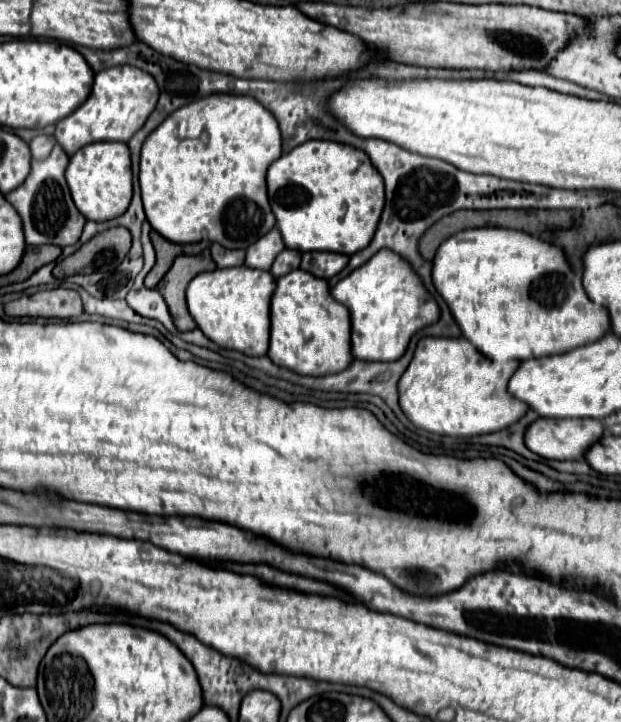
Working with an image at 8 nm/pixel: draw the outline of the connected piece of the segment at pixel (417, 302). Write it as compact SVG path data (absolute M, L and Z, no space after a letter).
M380 250L364 266L342 278L332 288L332 296L350 312L352 356L366 362L394 362L404 354L410 338L440 316L436 300L408 268L408 262L390 250Z

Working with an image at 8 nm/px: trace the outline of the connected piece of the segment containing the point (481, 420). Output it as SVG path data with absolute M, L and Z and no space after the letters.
M420 338L414 356L398 382L398 404L416 426L440 436L478 436L518 422L528 406L506 392L508 376L520 362L492 362L466 338Z

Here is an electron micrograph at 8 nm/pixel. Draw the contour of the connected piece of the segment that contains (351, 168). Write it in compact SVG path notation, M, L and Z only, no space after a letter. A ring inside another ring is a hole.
M308 140L268 168L268 198L286 248L354 254L368 246L384 208L384 182L370 158L348 144Z

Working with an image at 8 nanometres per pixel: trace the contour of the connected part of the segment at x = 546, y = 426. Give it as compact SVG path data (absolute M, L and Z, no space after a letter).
M538 418L532 422L524 434L524 444L530 452L538 454L546 460L582 460L584 450L596 442L596 438L602 436L602 422L592 418L566 418L566 420L554 420L554 418Z

